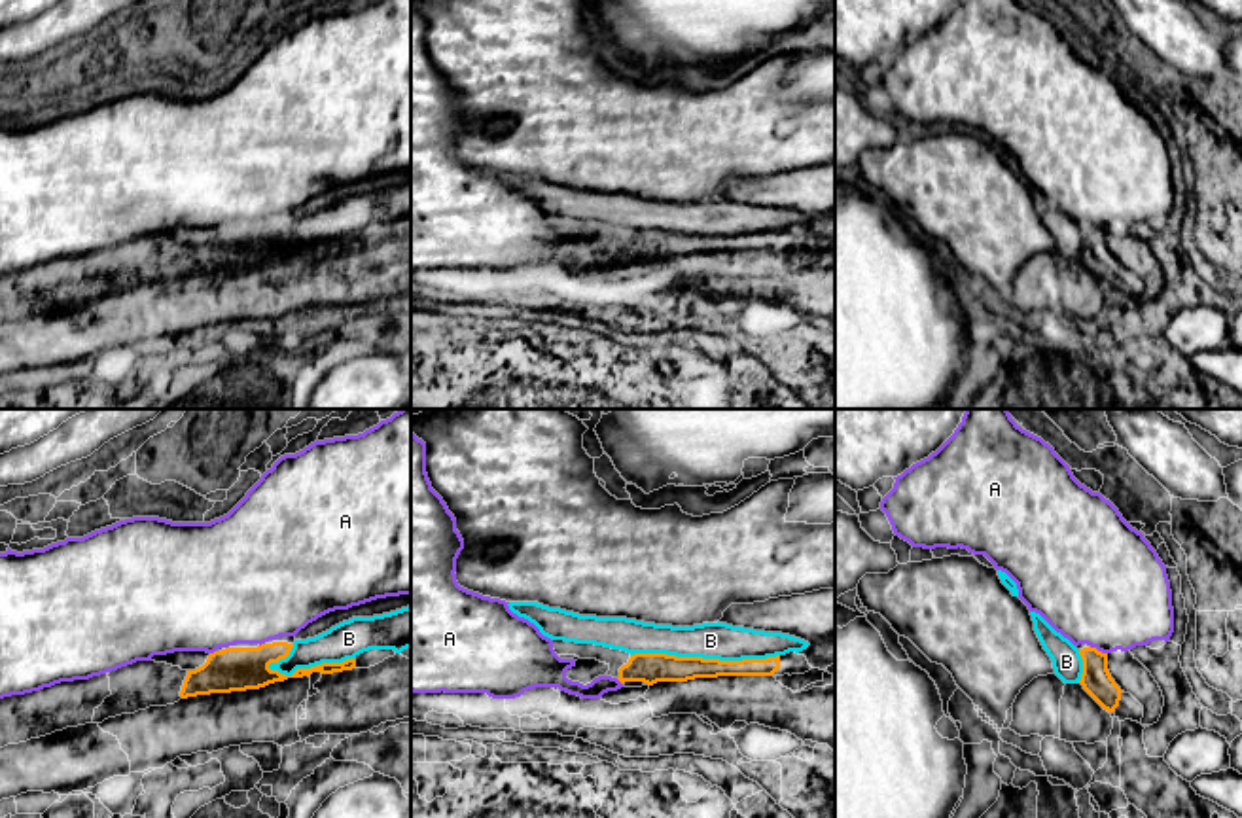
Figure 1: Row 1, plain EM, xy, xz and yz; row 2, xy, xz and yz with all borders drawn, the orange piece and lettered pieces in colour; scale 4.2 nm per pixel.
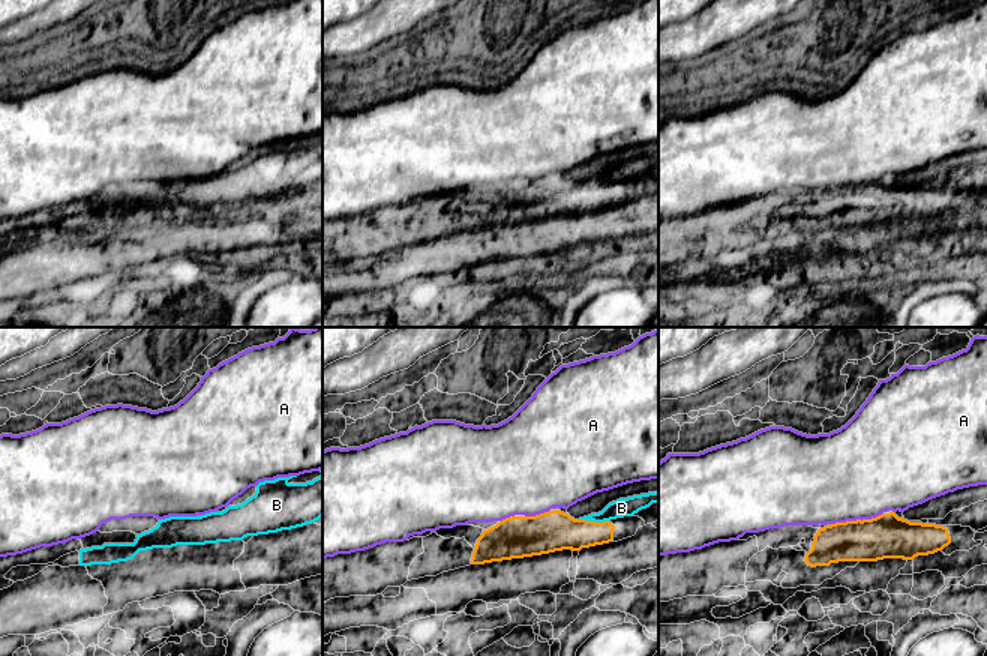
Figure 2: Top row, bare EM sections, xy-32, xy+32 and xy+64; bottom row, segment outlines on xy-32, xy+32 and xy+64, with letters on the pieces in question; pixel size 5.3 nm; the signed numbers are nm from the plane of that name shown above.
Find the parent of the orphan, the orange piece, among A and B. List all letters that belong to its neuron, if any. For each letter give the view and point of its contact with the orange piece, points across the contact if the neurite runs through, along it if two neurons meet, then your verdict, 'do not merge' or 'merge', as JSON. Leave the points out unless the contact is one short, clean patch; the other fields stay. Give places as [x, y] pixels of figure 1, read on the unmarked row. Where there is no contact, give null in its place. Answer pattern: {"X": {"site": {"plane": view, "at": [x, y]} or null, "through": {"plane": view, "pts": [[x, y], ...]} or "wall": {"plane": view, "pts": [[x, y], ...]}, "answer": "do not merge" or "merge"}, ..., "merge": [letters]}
{"A": {"site": {"plane": "yz", "at": [1097, 226]}, "wall": {"plane": "yz", "pts": [[1089, 220], [1106, 230]]}, "answer": "do not merge"}, "B": {"site": {"plane": "xz", "at": [705, 235]}, "answer": "do not merge"}, "merge": []}

